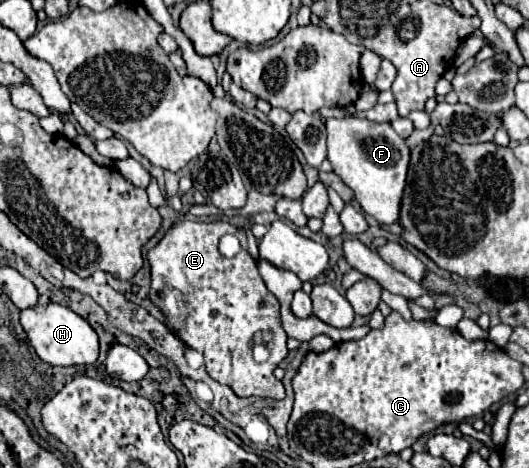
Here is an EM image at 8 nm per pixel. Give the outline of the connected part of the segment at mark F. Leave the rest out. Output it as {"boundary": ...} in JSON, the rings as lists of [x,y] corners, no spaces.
{"boundary":[[[359,116],[327,118],[327,160],[333,172],[355,192],[363,212],[371,214],[381,224],[399,220],[399,202],[405,186],[409,148],[403,138],[391,130],[391,124],[377,124]]]}

